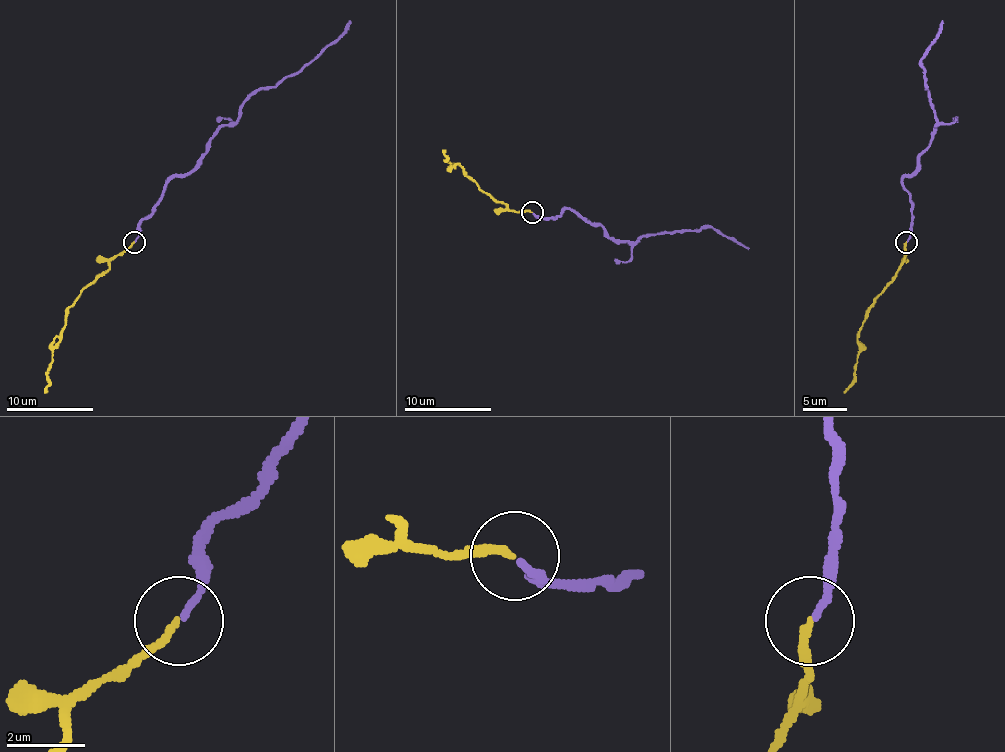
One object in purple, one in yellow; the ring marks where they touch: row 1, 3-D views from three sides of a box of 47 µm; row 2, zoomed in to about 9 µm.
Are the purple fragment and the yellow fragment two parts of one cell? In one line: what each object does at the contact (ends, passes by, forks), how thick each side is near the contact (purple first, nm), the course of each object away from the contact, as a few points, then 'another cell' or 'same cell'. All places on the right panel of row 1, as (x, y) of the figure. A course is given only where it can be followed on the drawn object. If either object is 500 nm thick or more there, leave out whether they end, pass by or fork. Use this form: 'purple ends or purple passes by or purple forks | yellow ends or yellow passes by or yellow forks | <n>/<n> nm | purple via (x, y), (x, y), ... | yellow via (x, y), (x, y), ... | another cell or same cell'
purple ends | yellow ends | 160/190 nm | purple via (908, 243), (912, 201), (903, 179), (916, 168), (916, 157), (929, 144), (936, 125), (921, 59), (943, 20) | yellow via (905, 243), (905, 258), (897, 275), (866, 310), (857, 343), (860, 349), (853, 384), (844, 393) | same cell

